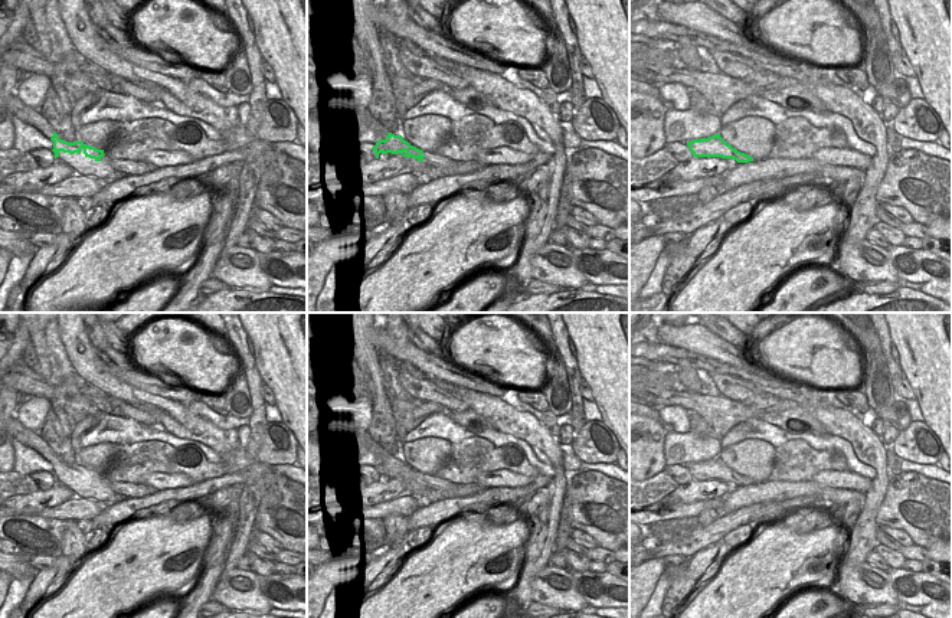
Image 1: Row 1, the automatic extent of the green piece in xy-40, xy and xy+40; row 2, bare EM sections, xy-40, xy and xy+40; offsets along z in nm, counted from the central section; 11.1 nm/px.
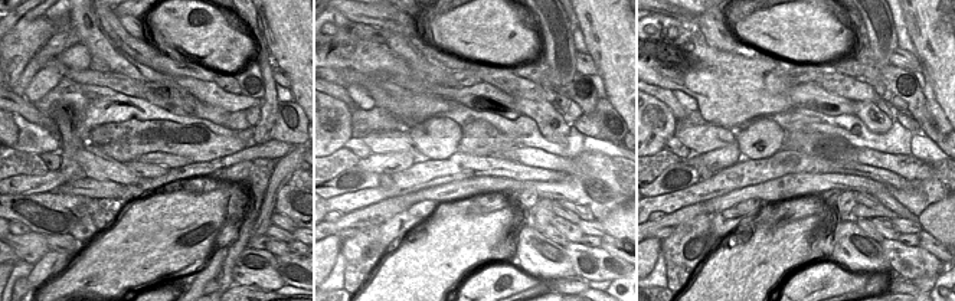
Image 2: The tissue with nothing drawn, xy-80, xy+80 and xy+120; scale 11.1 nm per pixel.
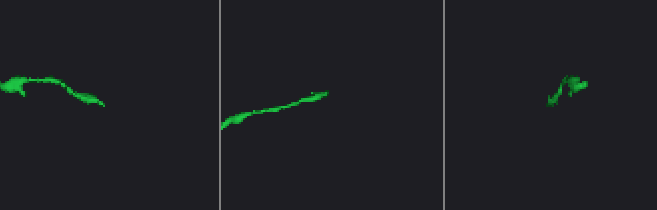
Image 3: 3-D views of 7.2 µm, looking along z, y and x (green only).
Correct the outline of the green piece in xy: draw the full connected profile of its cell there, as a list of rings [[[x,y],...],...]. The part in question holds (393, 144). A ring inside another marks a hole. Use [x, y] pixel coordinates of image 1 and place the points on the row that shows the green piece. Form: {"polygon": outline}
{"polygon": [[[387,133],[387,137],[385,140],[379,140],[372,150],[376,153],[376,158],[379,158],[379,154],[398,154],[400,153],[403,157],[412,157],[418,161],[426,161],[426,166],[434,166],[436,169],[452,169],[458,163],[464,161],[455,161],[446,157],[442,157],[436,153],[428,153],[422,151],[413,145],[410,145],[408,141],[403,140],[402,135],[395,135],[392,133]]]}

